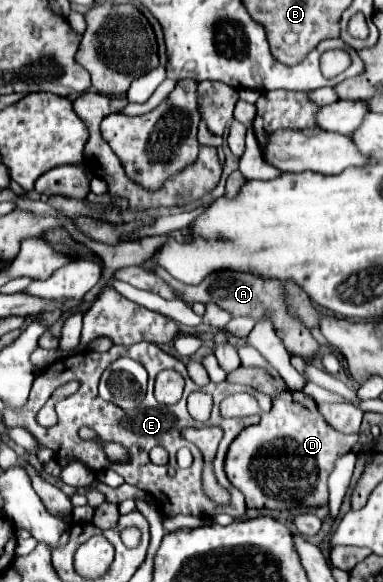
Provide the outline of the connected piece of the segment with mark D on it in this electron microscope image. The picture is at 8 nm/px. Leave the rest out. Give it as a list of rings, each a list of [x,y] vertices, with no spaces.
[[[281,390],[273,398],[273,408],[261,414],[261,422],[247,426],[229,446],[225,470],[233,486],[245,494],[249,508],[321,508],[329,504],[327,478],[335,468],[335,460],[351,452],[357,442],[359,432],[343,434],[335,430],[321,416],[311,396]]]

